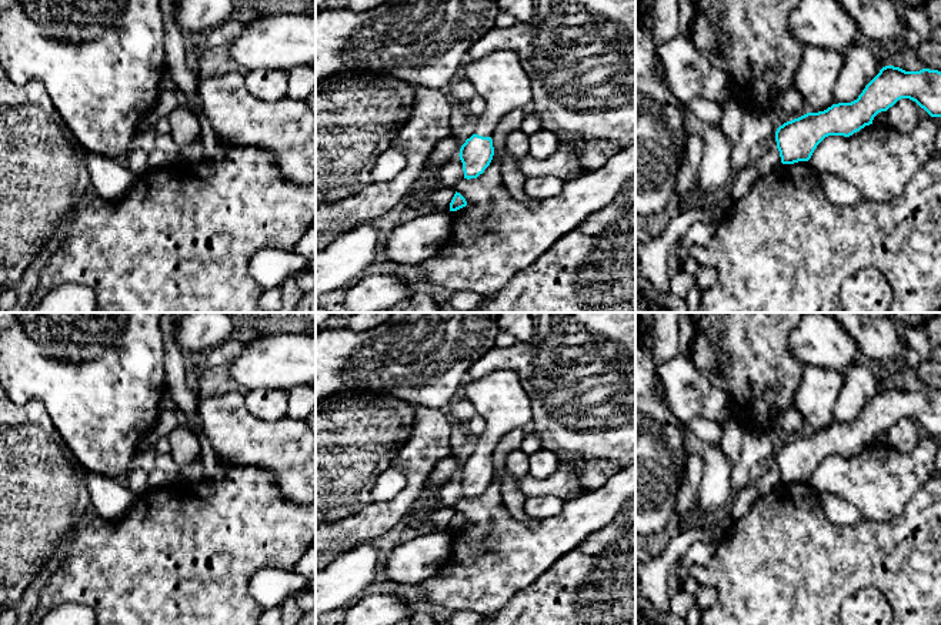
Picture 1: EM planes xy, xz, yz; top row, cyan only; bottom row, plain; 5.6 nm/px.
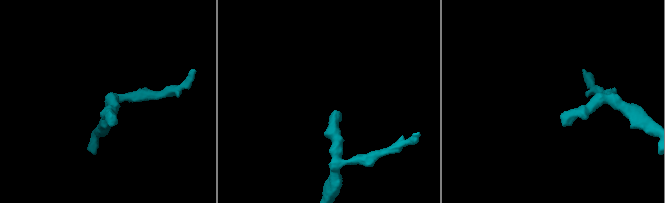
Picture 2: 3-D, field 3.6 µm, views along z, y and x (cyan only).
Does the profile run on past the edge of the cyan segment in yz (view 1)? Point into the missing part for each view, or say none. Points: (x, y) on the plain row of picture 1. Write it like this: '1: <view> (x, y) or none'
1: none

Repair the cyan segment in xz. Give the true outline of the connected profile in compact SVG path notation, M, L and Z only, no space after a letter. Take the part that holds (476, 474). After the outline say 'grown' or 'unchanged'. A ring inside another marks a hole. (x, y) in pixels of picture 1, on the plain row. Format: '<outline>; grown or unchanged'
M495 370L480 380L466 380L464 398L477 410L487 425L477 438L475 452L460 468L464 498L477 498L490 485L494 467L491 455L498 441L533 418L531 401L518 375Z; grown

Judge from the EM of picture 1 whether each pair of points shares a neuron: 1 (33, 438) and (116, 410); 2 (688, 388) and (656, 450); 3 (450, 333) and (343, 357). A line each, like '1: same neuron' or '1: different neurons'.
1: different neurons
2: different neurons
3: same neuron

